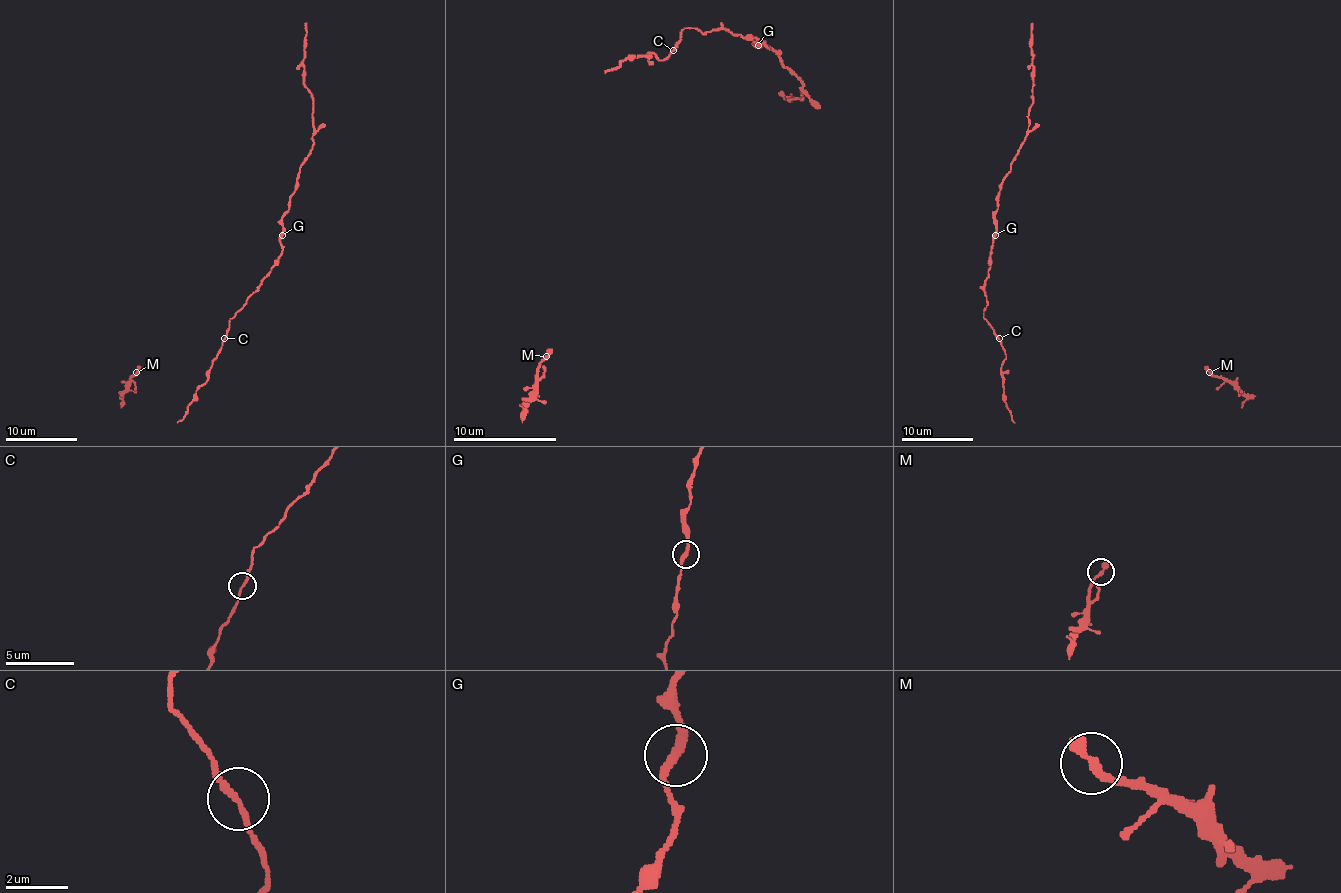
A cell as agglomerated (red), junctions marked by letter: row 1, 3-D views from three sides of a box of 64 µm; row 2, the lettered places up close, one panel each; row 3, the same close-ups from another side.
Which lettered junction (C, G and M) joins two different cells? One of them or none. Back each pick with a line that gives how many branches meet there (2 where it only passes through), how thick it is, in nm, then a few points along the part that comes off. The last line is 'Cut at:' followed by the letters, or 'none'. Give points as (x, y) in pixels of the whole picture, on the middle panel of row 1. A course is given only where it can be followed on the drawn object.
Cut at: none

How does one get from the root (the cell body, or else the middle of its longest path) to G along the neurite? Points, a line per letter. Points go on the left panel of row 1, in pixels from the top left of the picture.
G: (226, 338), (229, 320), (258, 288), (281, 253), (283, 235)

